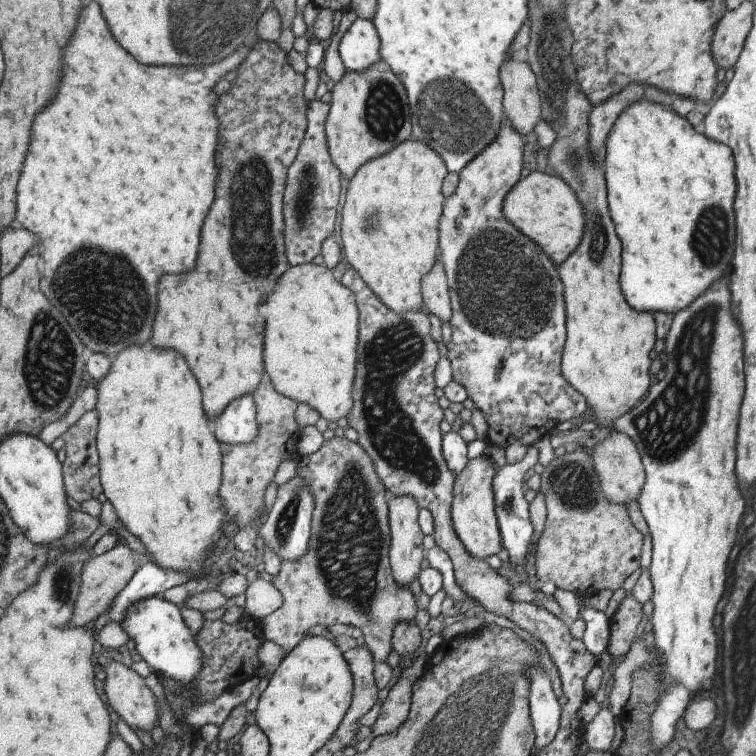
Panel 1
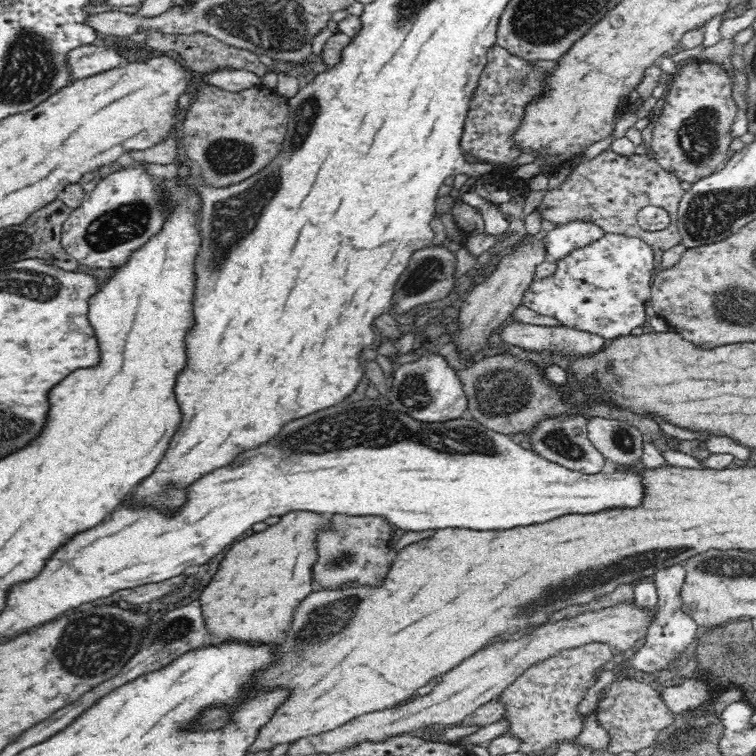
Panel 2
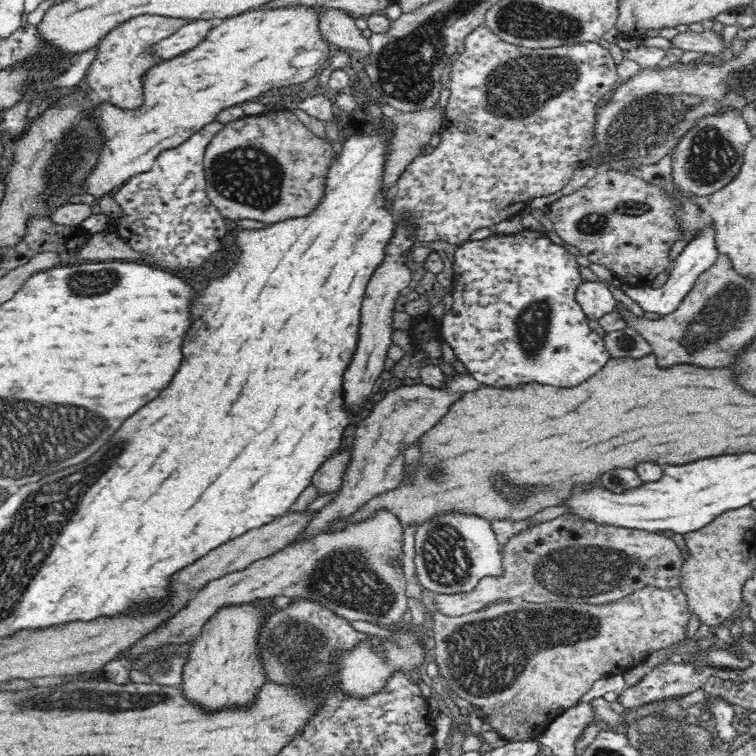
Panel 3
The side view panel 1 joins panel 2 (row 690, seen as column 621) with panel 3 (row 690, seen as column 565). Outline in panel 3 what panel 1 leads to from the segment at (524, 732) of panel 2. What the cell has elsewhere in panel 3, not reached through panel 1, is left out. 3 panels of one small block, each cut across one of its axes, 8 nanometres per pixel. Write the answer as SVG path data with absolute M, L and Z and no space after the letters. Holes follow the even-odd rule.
M646 586L644 589L636 590L631 596L626 596L617 602L608 604L576 604L576 603L530 603L515 600L512 603L493 604L488 608L482 608L470 614L462 616L446 616L442 613L434 613L432 616L432 638L435 640L434 654L435 663L439 668L439 677L446 687L451 688L458 697L468 701L472 705L480 707L481 718L488 722L491 731L496 732L502 739L510 741L525 741L528 739L538 739L540 730L555 716L568 708L573 707L582 700L596 680L608 676L609 674L623 674L628 667L641 664L648 658L649 654L670 648L686 638L688 632L688 620L690 620L689 604L686 594L679 588L660 589L654 586Z

